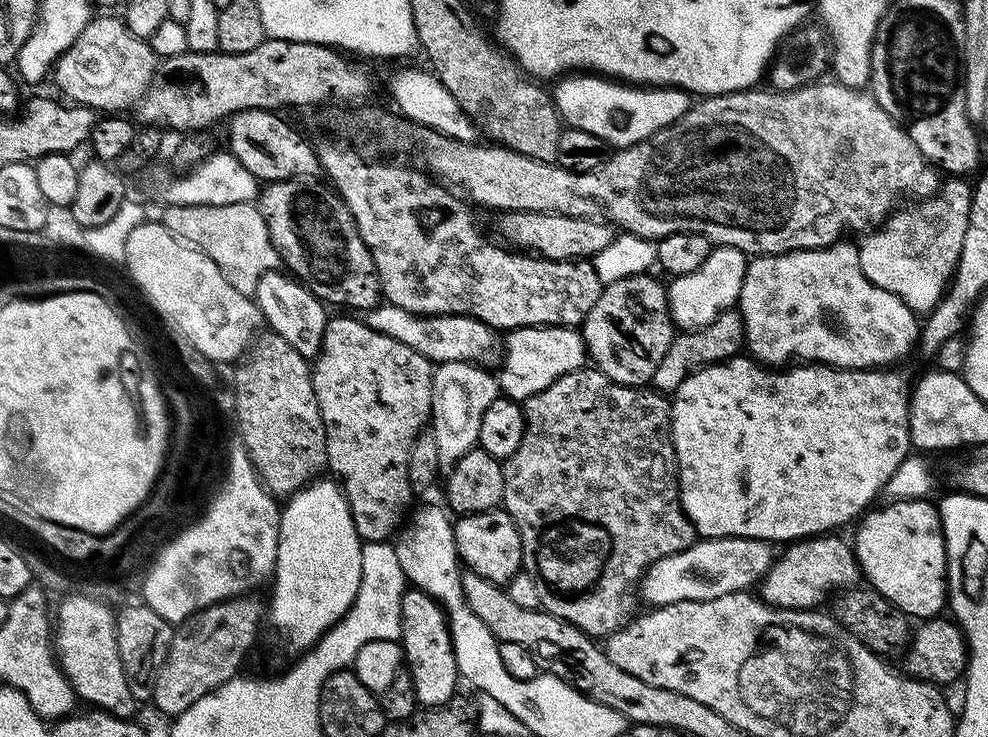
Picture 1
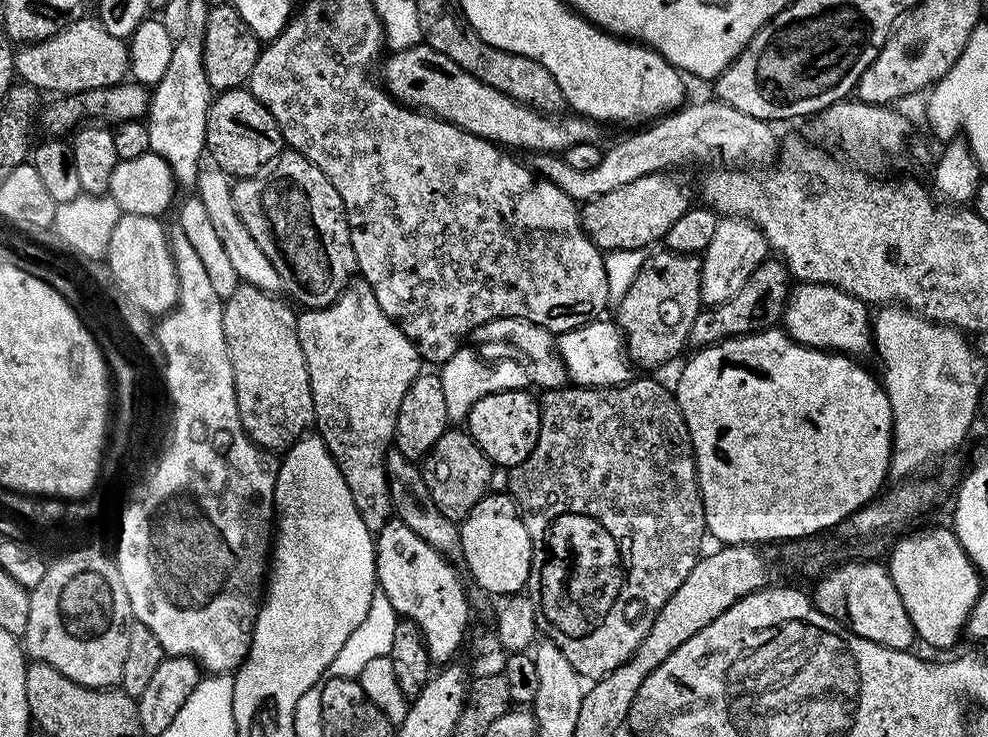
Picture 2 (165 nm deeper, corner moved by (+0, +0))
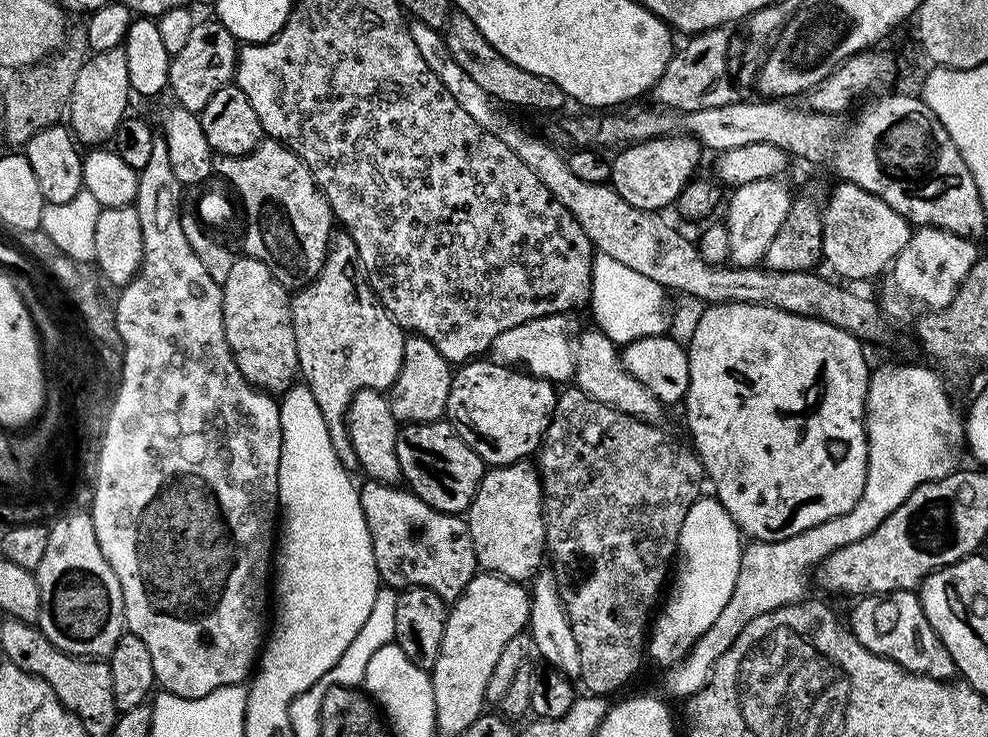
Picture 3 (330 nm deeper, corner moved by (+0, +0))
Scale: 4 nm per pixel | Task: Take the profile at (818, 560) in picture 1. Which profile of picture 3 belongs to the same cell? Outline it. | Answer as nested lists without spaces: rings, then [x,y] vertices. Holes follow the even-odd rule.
[[[915,591],[887,592],[885,596],[866,596],[855,601],[852,608],[852,637],[874,654],[893,660],[899,668],[935,680],[951,681],[957,675],[950,650],[942,646],[930,626]]]

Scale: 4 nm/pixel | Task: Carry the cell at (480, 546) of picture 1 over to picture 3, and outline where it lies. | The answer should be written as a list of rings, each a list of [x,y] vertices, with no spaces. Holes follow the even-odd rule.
[[[521,462],[489,467],[466,513],[477,565],[485,573],[517,582],[531,581],[540,575],[546,564],[548,535],[544,525],[544,485],[540,482],[539,471],[530,465],[531,463]]]

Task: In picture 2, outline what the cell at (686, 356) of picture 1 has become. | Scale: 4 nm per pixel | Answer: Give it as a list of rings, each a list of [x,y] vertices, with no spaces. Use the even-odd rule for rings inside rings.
[[[766,258],[746,278],[742,290],[734,294],[734,298],[726,298],[726,302],[715,306],[705,307],[694,318],[694,326],[690,326],[687,347],[692,350],[709,348],[723,340],[735,336],[748,336],[752,332],[764,332],[768,328],[775,328],[784,319],[784,308],[788,305],[790,291],[790,277],[784,261],[779,258]]]

